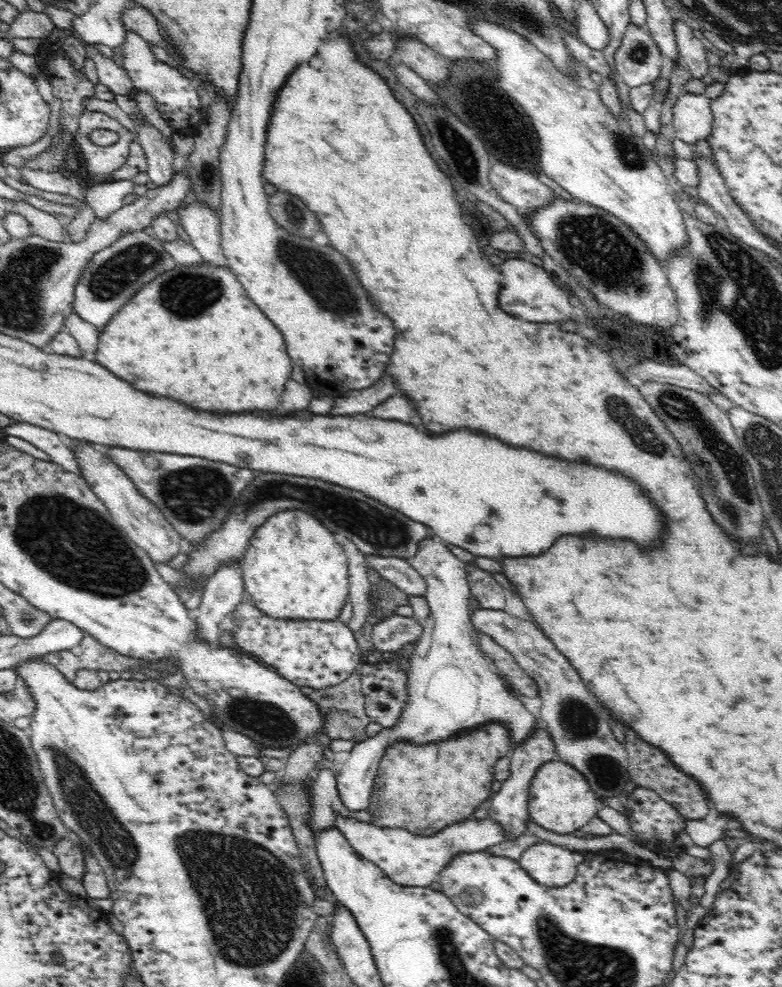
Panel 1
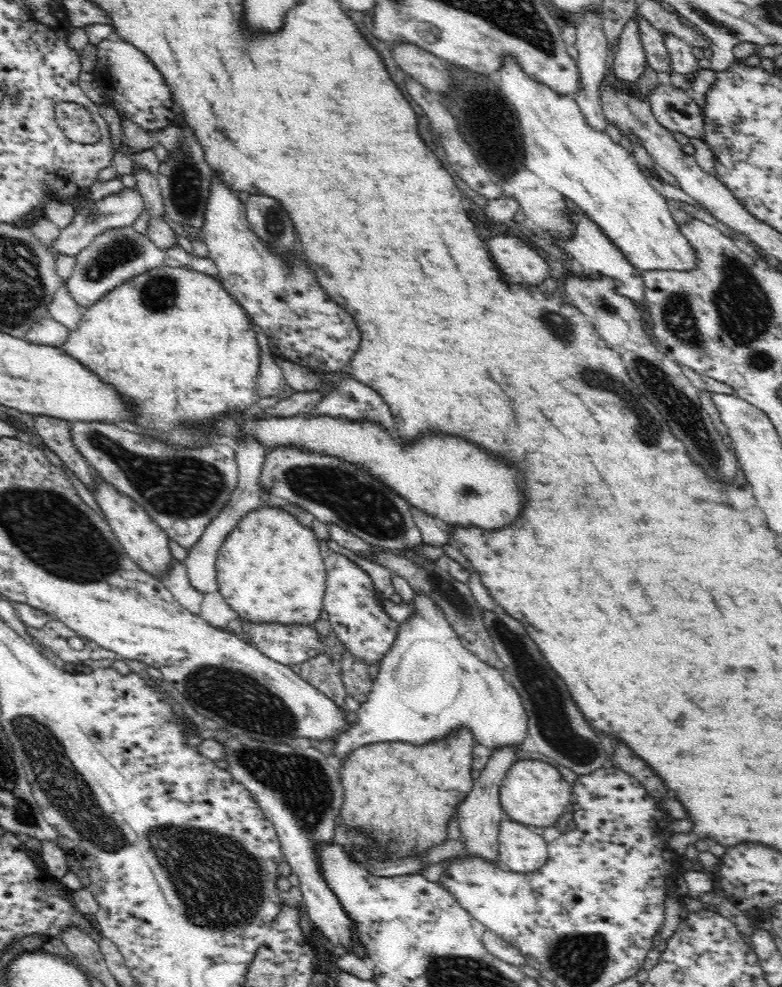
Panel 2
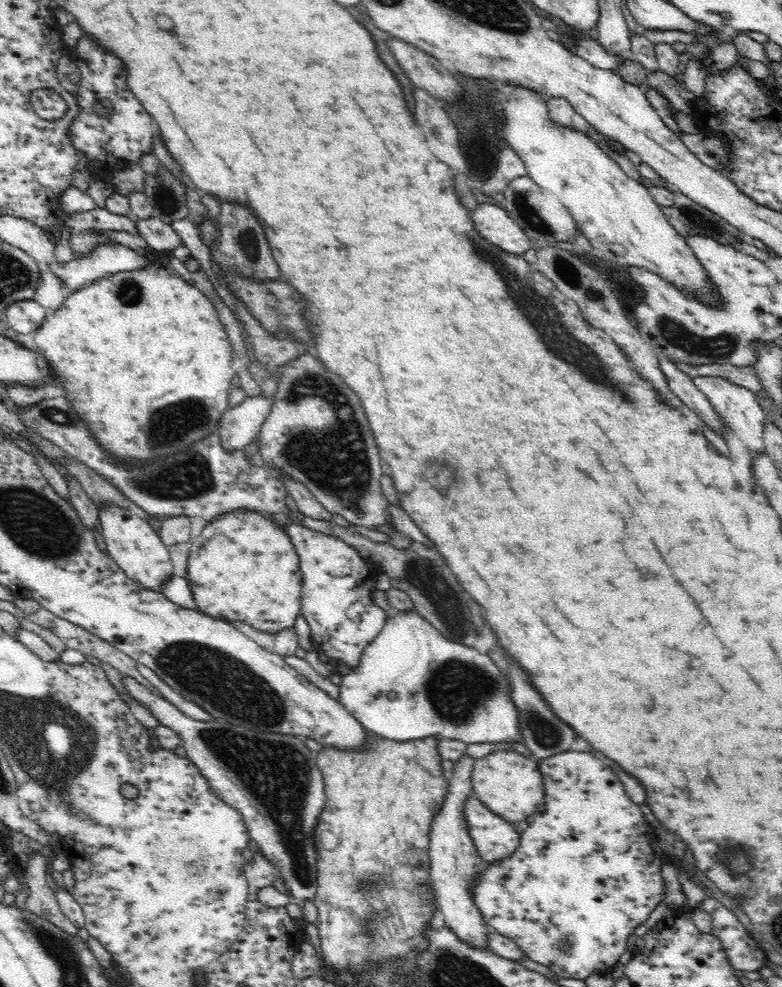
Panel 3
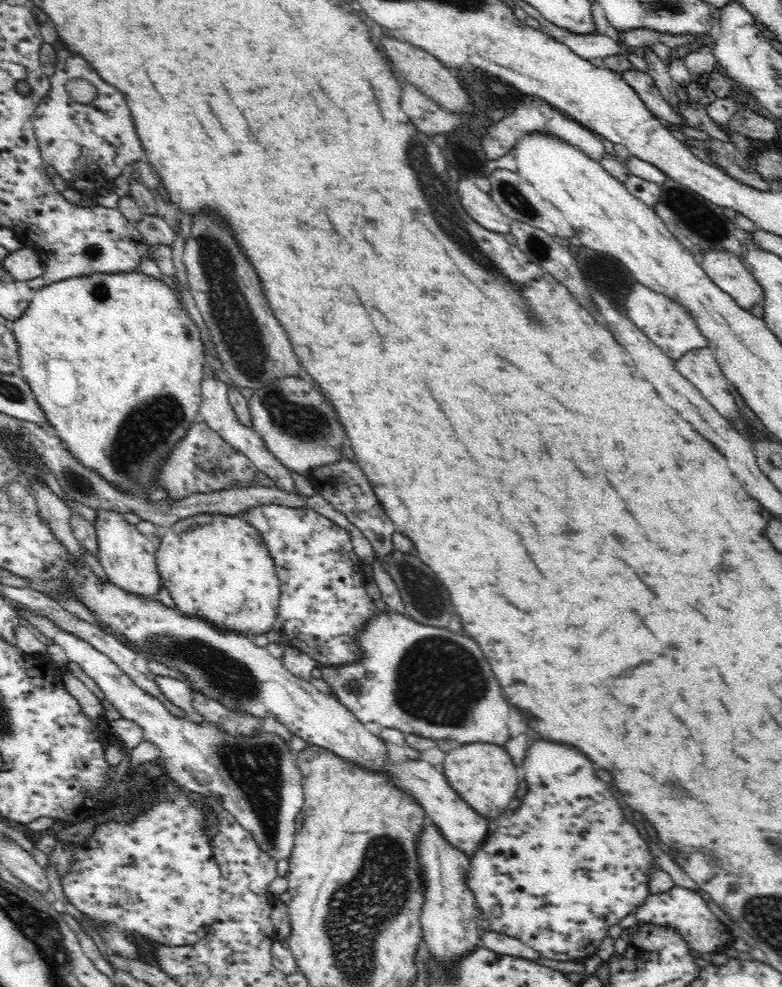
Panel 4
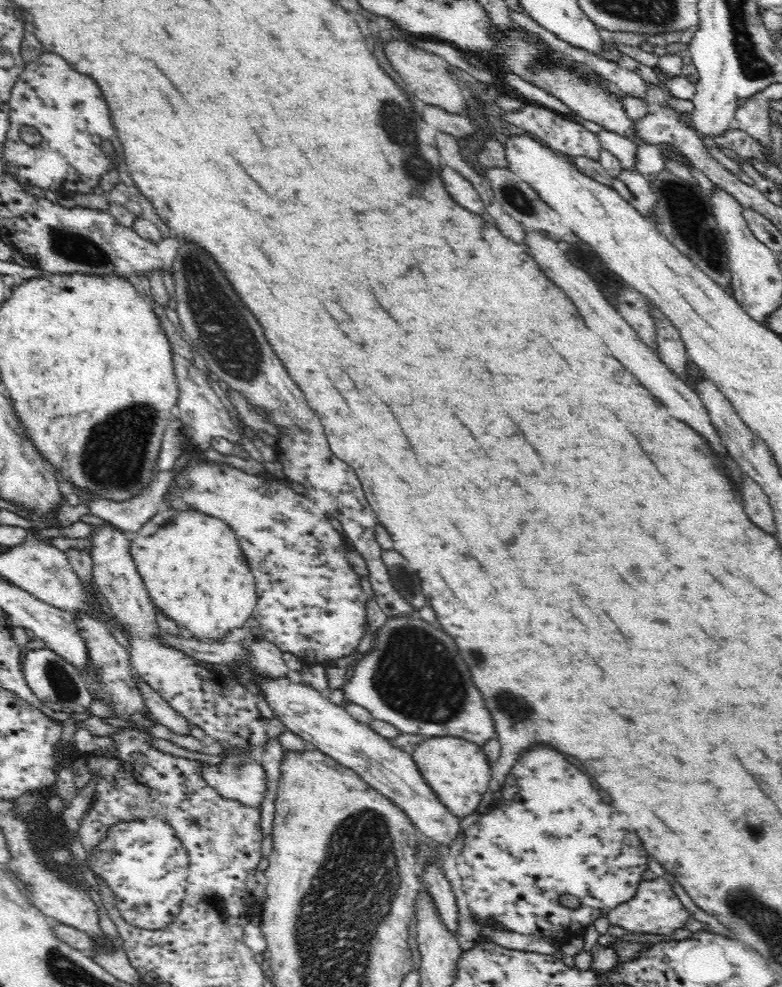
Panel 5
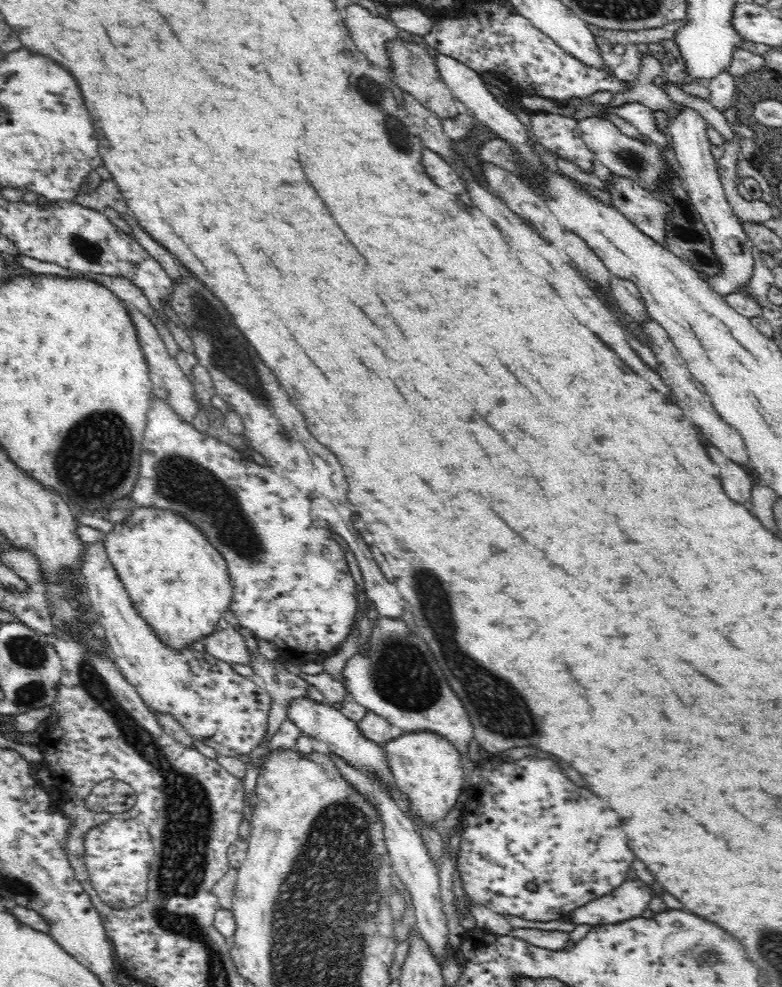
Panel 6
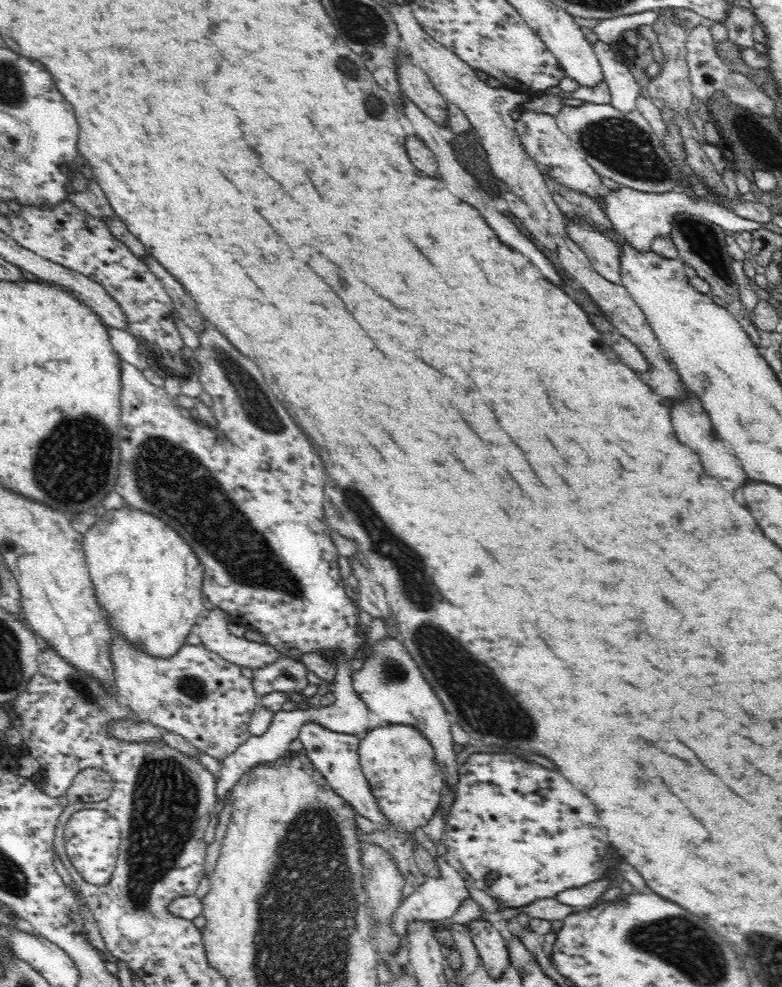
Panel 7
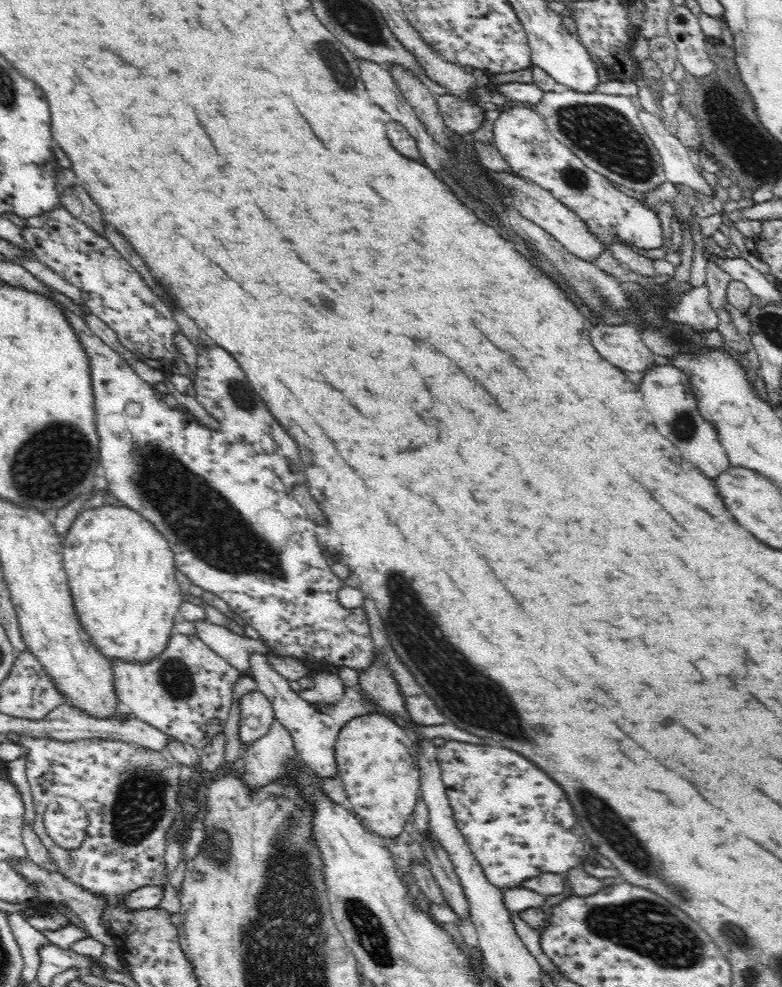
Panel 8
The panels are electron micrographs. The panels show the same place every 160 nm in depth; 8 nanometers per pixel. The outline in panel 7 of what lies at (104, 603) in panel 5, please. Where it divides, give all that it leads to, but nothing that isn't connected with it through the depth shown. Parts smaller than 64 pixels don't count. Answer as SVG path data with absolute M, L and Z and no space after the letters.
M125 636L114 638L110 656L114 669L114 689L118 695L126 699L128 708L136 713L138 719L148 720L161 730L165 729L186 738L197 749L207 752L220 762L236 752L240 745L248 744L250 722L260 700L251 679L242 673L237 664L202 647L178 652L170 658L155 658L149 652L135 646Z

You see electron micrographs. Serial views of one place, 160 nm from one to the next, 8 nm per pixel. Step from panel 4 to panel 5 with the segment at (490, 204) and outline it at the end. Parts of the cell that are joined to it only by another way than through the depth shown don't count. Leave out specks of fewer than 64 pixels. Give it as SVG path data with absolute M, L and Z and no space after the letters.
M452 167L442 168L442 178L444 186L450 192L450 196L464 208L472 208L472 212L478 212L479 216L484 216L487 210L484 201L480 198L479 192L473 187L473 184L466 180L459 172Z

